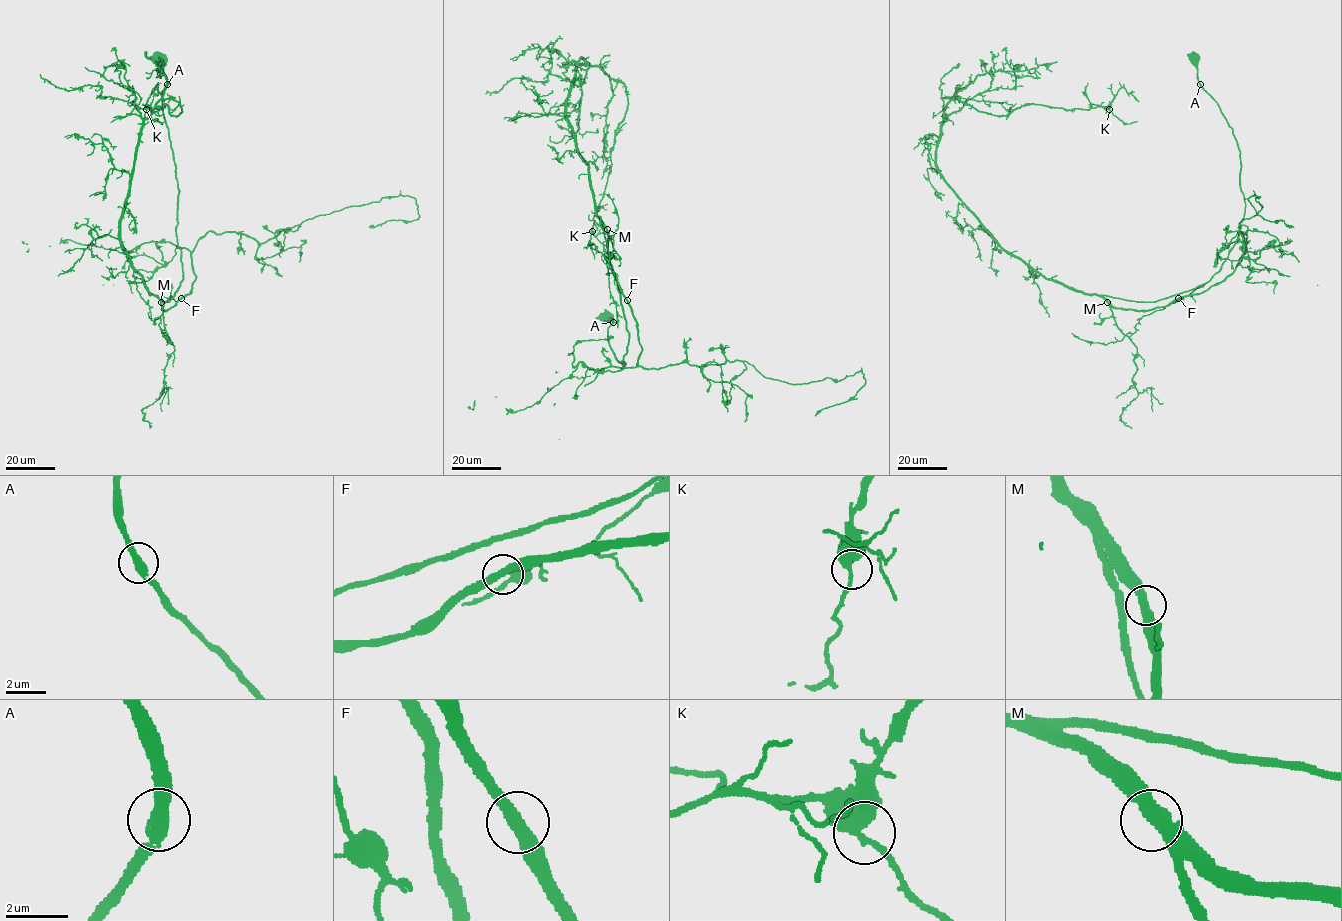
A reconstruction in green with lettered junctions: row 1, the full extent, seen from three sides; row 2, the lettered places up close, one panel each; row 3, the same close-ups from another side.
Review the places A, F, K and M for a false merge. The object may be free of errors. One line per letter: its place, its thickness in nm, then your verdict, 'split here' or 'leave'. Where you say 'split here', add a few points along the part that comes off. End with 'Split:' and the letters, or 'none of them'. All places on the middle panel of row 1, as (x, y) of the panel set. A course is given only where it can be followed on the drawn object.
A: (613, 322) | 400 nm | leave
F: (627, 300) | 400 nm | leave
K: (592, 231) | 400 nm | leave
M: (607, 229) | 400 nm | leave
Split: none of them

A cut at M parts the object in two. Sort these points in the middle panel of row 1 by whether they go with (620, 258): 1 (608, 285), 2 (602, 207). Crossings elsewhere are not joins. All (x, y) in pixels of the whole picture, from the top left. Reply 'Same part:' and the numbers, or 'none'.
Same part: 1

